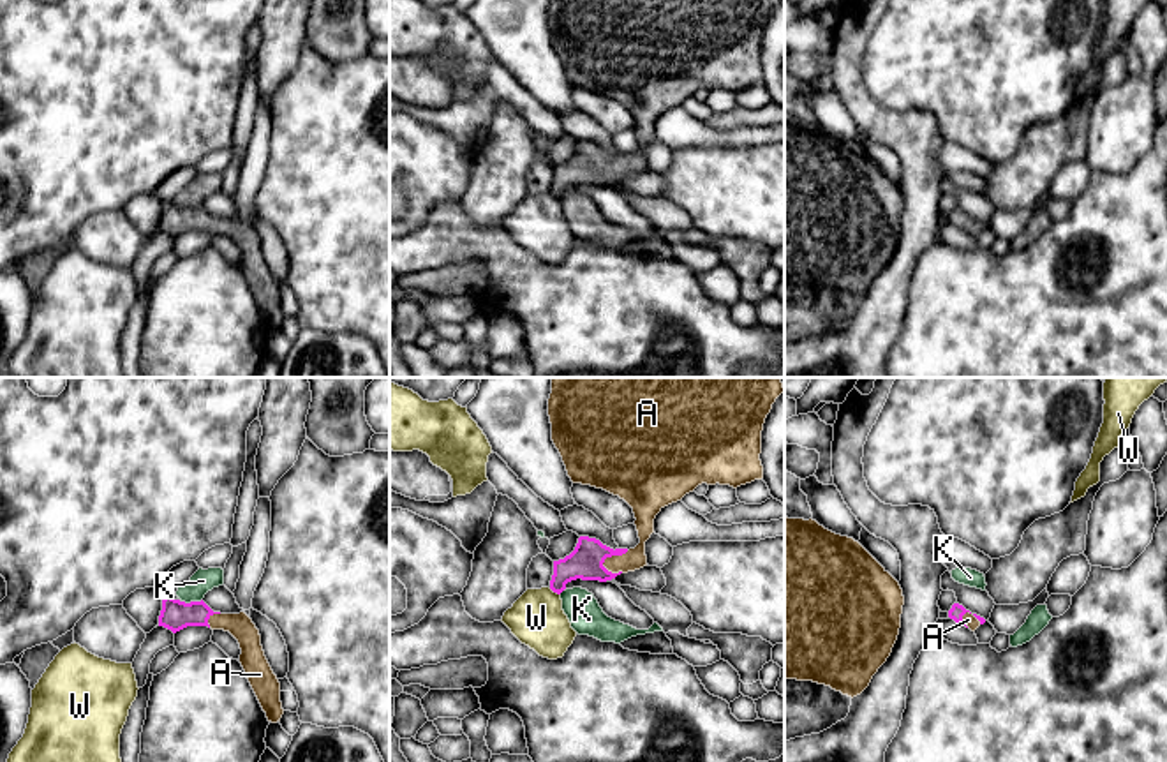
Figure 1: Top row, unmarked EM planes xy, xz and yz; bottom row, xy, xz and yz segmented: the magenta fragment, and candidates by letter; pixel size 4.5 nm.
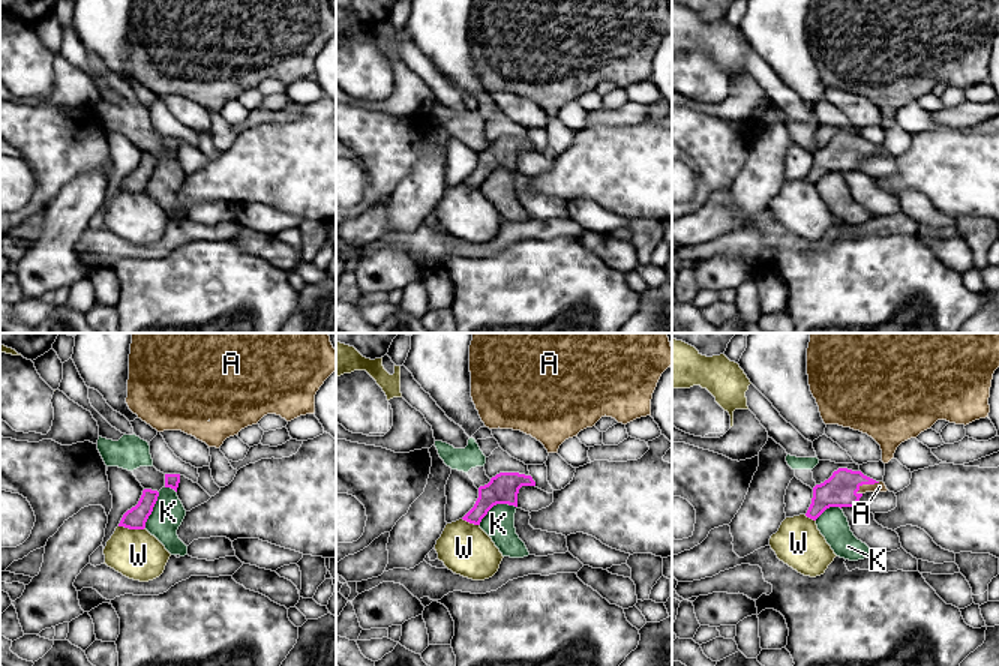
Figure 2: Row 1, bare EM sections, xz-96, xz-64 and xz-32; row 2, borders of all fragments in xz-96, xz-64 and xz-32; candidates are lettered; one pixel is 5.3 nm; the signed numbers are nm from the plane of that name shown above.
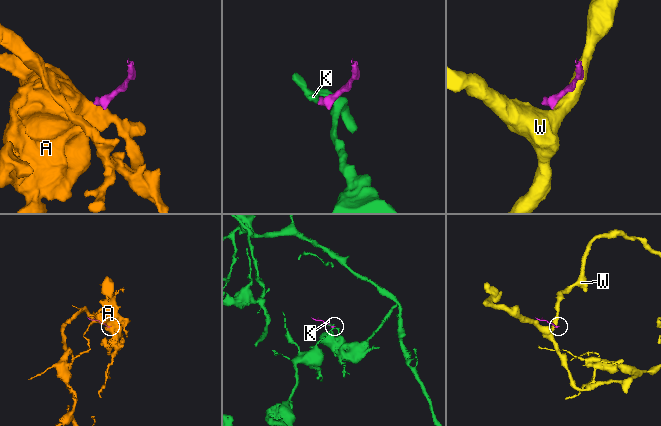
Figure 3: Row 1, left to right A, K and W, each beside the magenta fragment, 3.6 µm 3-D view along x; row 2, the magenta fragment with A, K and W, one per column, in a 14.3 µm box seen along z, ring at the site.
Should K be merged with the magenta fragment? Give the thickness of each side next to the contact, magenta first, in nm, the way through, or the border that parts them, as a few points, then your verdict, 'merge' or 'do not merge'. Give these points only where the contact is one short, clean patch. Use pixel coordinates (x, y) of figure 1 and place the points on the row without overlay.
140/110 nm | along xy (201, 203), (182, 207) | do not merge

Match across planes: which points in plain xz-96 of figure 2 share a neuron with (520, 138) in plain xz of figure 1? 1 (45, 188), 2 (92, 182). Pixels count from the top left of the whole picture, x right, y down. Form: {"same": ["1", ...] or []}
{"same": ["2"]}

